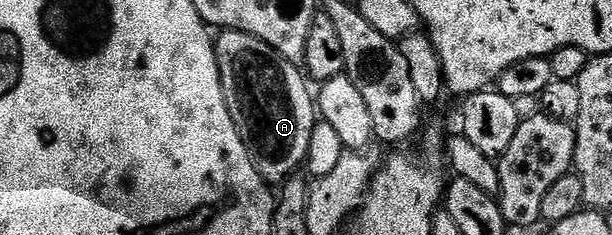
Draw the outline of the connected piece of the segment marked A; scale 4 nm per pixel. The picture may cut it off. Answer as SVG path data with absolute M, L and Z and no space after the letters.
M219 30L214 39L214 52L228 113L232 113L232 121L256 169L267 184L281 184L297 172L294 171L297 167L301 168L305 164L308 141L312 141L312 129L316 122L316 99L307 76L295 64L289 63L280 53L276 53L276 49L260 41L260 37L252 37L243 31Z

